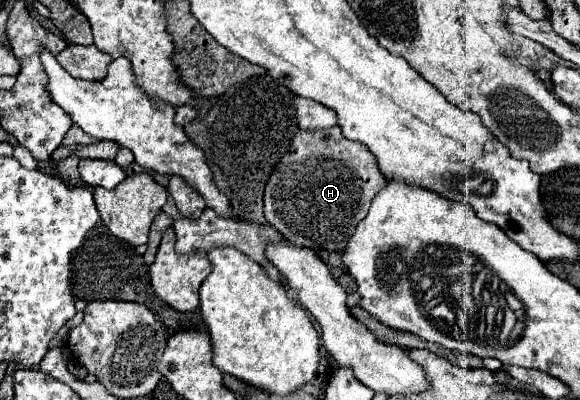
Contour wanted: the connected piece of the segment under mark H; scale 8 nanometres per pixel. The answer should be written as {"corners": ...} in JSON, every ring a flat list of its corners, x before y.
{"corners":[[339,126,327,130,299,130,289,144,289,150,271,172,265,186,265,216,267,222,277,228,285,240,295,246,311,250,343,252,357,224,367,216,367,210,375,194,385,186,385,176,379,172,375,158,367,148,345,140]]}

